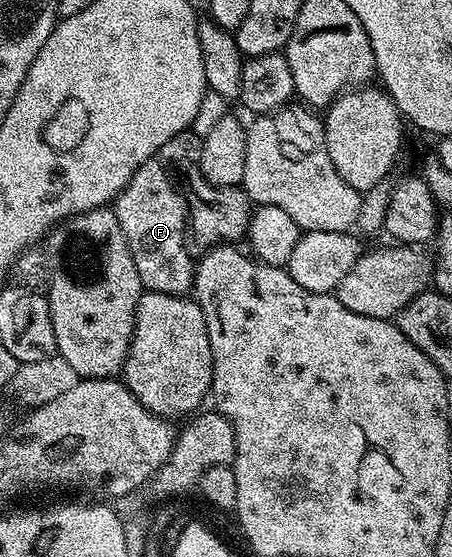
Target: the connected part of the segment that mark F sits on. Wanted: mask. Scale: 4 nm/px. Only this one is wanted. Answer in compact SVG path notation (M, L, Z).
M158 158L145 161L137 169L137 173L129 177L129 185L125 185L125 189L113 200L113 210L121 225L121 233L125 233L125 241L129 245L133 265L137 265L137 273L141 277L144 288L166 295L186 296L195 285L195 263L187 252L187 239L189 243L187 205L168 177L166 169L159 164Z

